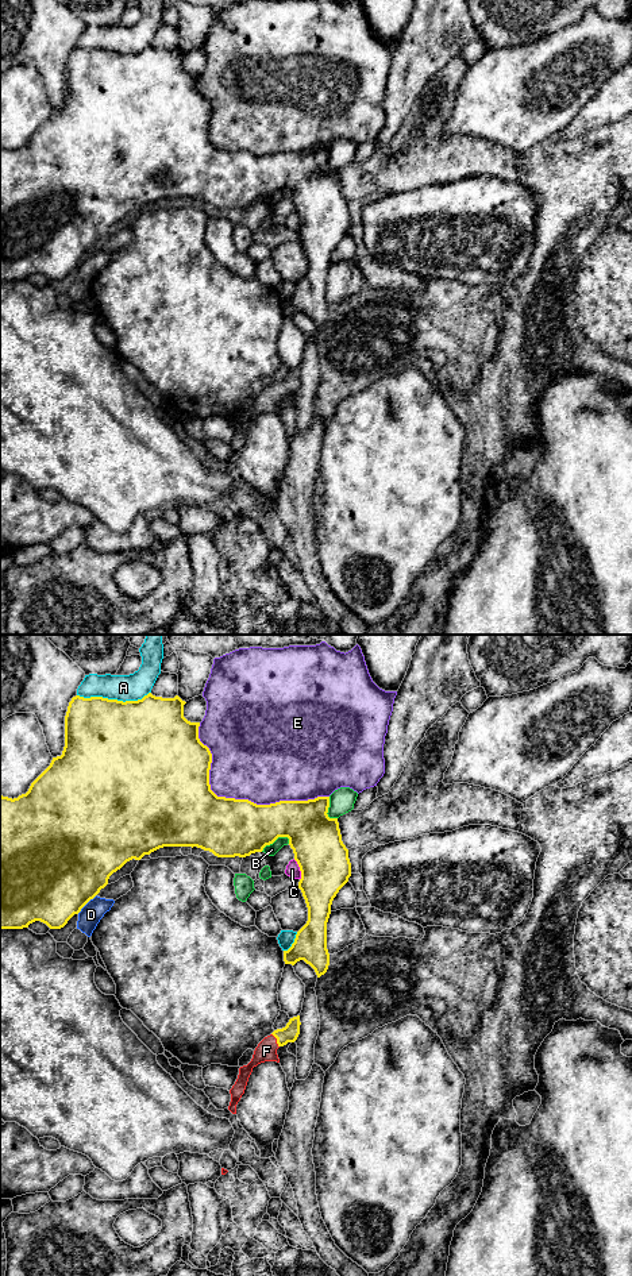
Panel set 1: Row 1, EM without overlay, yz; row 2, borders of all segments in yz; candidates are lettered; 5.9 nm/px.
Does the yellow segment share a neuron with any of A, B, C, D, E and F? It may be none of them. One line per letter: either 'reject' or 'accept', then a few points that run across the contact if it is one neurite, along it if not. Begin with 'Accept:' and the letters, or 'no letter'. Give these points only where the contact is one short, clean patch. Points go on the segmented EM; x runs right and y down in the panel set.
Accept: no letter
A: reject
B: reject
C: reject
D: reject
E: reject
F: reject

